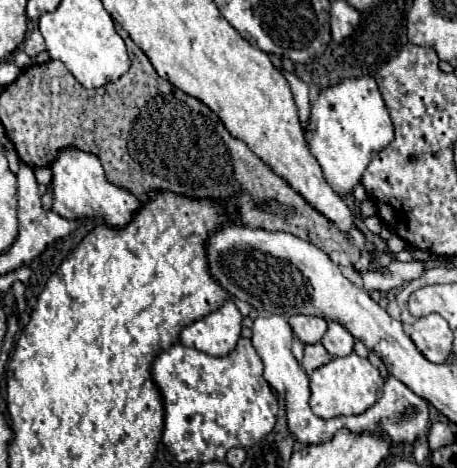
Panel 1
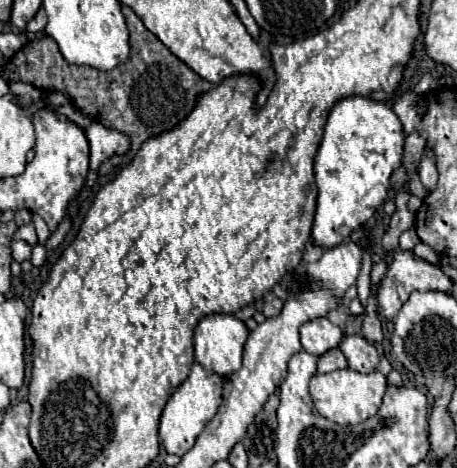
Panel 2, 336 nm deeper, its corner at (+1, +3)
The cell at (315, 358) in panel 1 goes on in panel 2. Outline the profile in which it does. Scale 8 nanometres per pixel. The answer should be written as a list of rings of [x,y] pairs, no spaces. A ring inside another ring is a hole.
[[[332,349],[318,359],[318,373],[330,373],[336,369],[346,369],[346,367],[348,367],[348,363],[340,349]]]

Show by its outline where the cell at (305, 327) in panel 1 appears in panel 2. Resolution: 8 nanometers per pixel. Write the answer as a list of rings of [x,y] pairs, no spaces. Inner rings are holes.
[[[326,317],[308,321],[300,329],[300,343],[302,343],[304,351],[310,355],[316,355],[316,357],[338,347],[342,337],[344,337],[342,329],[334,323],[330,323]]]

